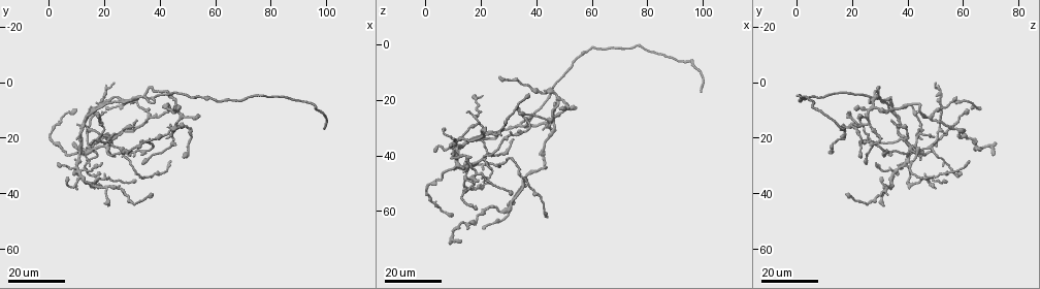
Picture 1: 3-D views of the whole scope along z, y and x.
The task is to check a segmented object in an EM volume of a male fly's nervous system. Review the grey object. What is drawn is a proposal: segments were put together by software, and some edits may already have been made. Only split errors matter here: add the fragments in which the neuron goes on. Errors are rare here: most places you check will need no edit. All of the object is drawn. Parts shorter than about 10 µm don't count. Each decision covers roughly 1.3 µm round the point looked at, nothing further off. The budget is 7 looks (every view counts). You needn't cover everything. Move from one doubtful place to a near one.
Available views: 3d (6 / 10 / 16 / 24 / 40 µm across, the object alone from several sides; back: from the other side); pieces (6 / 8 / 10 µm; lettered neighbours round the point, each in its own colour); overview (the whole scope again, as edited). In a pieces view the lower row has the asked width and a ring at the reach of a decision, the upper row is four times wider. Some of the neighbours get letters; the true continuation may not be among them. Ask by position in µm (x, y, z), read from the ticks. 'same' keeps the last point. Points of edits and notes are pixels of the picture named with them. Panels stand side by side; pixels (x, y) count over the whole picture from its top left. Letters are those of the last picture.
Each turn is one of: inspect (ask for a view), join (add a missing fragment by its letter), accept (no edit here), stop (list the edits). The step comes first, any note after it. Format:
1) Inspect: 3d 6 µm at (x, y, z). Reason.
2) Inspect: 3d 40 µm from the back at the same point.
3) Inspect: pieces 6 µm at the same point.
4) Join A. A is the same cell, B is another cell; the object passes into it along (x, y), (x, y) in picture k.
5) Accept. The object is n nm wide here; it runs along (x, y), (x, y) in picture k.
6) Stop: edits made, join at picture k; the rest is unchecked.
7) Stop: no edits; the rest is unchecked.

Inspect: 3d 16 µm at (32, 14, 35). Free end.

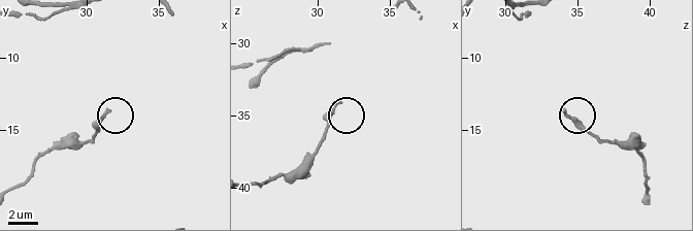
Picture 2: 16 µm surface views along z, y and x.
Inspect: pieces 8 µm at (31.4, 13.6, 34.2). See the neighbours.

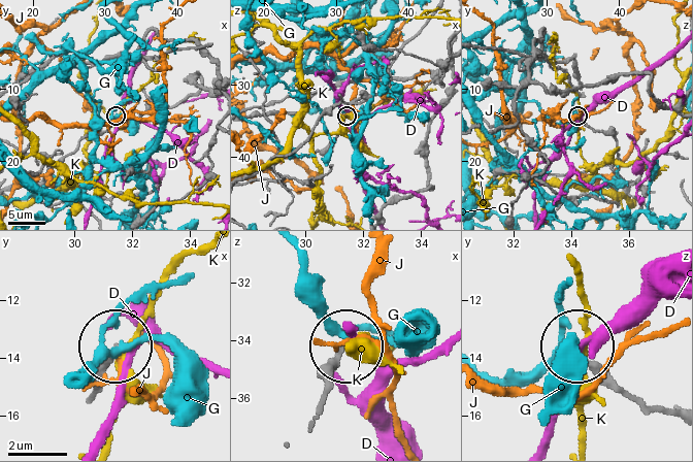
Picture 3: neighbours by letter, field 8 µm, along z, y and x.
Accept. The object is 190 nm wide here; D, G, J and K are other cells; it runs along (320, 401), (325, 371), (342, 352) in picture 3; no lettered fragment goes on from it.

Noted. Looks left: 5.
Inspect: 3d 16 µm at (37, 7, 26). An open end.

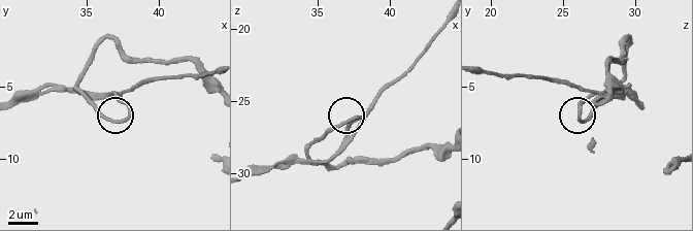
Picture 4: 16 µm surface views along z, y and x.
Inspect: pieces 10 µm at (38.0, 7.2, 26.2). See the neighbours.

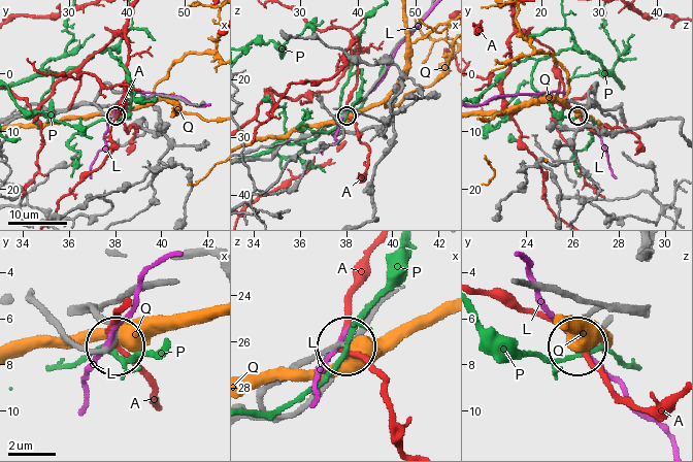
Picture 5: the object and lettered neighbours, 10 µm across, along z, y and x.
Accept. A, L, P and Q are other cells; none of them fits.

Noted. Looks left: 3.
Inspect: 3d 24 µm at (44, 29, 63). Long arm stops here.

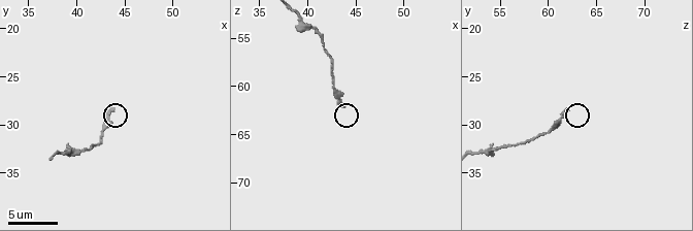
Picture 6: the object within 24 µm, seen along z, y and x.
Inspect: pieces 6 µm at (43.6, 28.6, 62.0).

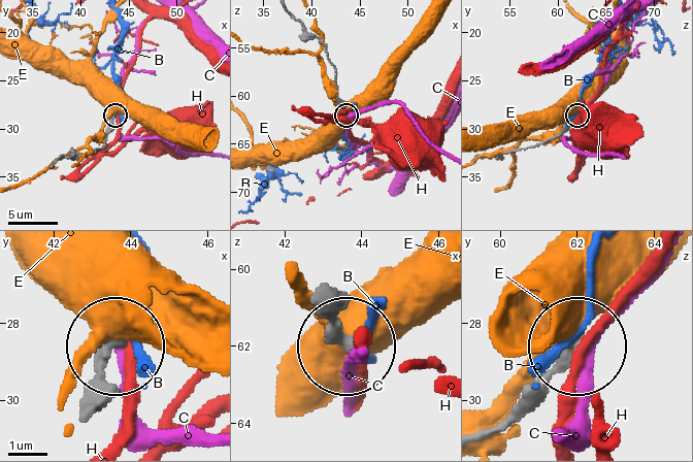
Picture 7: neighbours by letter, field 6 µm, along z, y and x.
Accept. B, C, E and H are other cells; it runs along (487, 432), (572, 348) in picture 7; none of them fits.

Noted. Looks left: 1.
Stop: no edits; the rest is unchecked.

